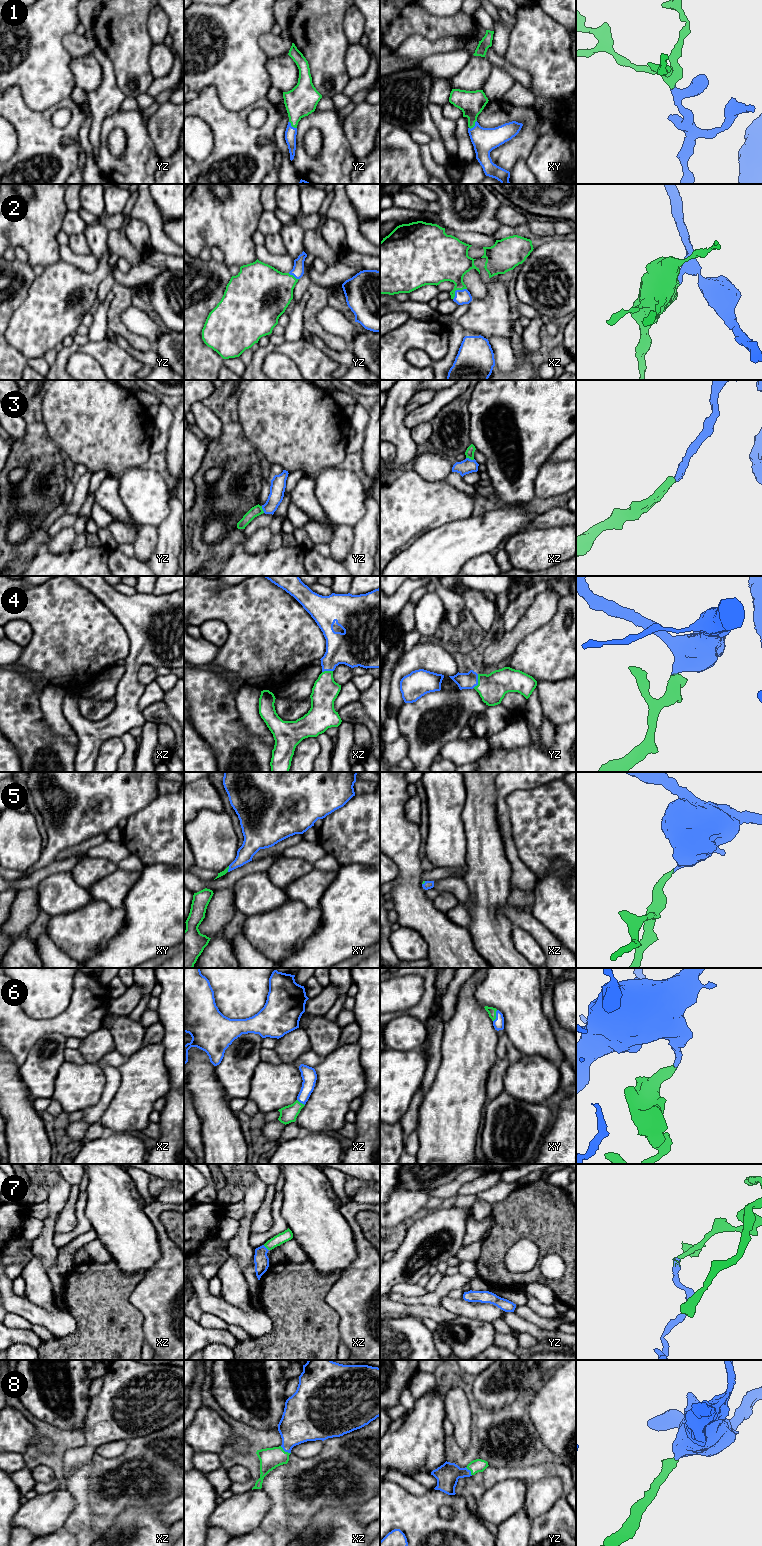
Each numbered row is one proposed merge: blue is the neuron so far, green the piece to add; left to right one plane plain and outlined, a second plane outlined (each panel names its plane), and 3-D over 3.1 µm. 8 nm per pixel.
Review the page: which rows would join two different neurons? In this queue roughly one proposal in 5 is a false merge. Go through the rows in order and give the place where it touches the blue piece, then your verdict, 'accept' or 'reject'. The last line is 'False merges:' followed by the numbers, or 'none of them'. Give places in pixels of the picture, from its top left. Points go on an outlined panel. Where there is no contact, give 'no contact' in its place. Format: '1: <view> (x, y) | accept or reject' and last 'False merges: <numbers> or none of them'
1: xy (475, 125) | accept
2: xz (456, 290) | accept
3: xz (470, 459) | accept
4: yz (477, 681) | accept
5: xy (228, 869) | accept
6: xy (496, 1016) | accept
7: xz (266, 1248) | accept
8: xz (285, 1451) | accept
False merges: none of them

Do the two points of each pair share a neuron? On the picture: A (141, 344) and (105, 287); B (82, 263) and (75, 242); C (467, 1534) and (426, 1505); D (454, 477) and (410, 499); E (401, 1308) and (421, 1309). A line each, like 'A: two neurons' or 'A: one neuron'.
A: two neurons
B: two neurons
C: one neuron
D: two neurons
E: one neuron

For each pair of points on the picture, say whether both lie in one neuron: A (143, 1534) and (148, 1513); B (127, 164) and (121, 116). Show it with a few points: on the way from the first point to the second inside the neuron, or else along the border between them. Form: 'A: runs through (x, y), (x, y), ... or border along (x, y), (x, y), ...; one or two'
A: runs through (143, 1529), (143, 1523), (147, 1518); one
B: runs through (133, 152), (133, 128); one

